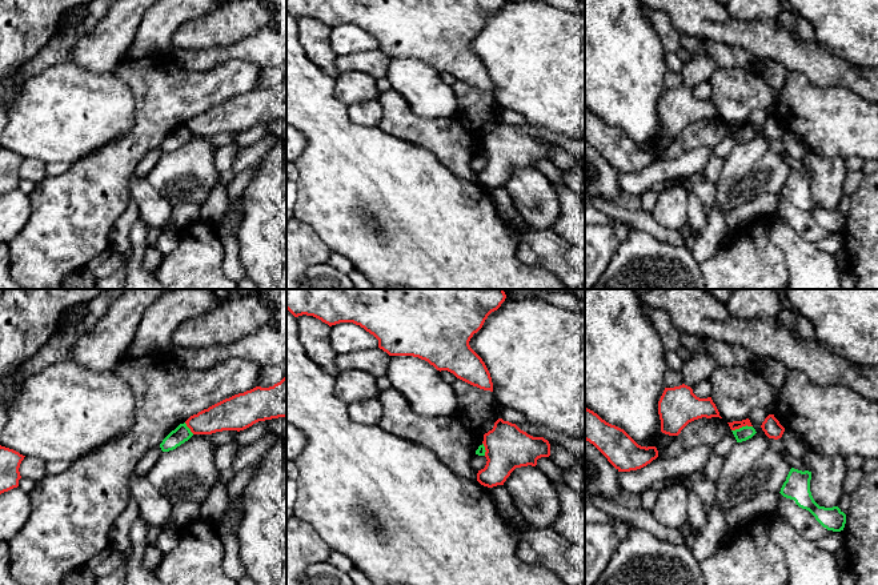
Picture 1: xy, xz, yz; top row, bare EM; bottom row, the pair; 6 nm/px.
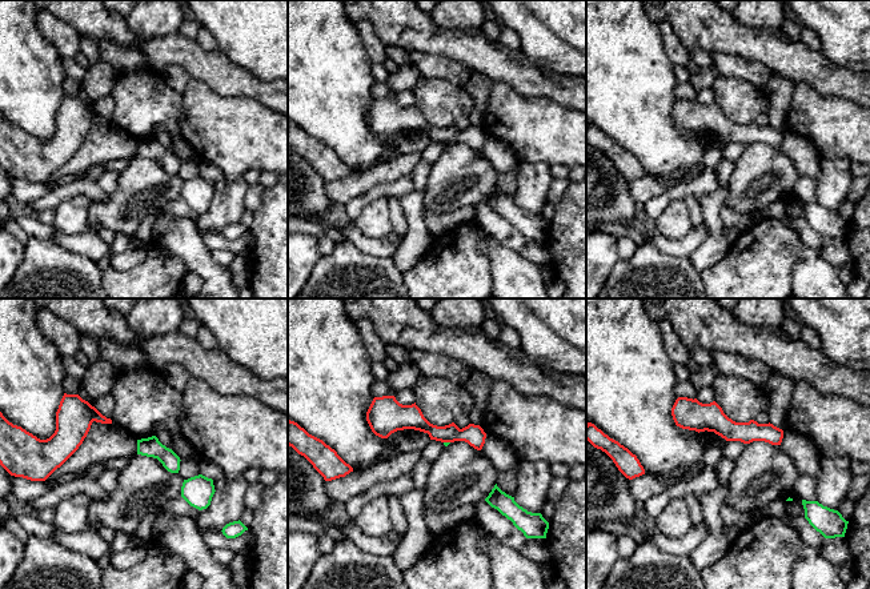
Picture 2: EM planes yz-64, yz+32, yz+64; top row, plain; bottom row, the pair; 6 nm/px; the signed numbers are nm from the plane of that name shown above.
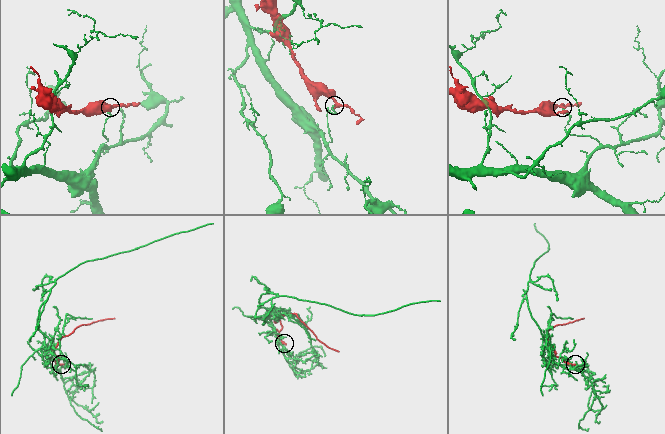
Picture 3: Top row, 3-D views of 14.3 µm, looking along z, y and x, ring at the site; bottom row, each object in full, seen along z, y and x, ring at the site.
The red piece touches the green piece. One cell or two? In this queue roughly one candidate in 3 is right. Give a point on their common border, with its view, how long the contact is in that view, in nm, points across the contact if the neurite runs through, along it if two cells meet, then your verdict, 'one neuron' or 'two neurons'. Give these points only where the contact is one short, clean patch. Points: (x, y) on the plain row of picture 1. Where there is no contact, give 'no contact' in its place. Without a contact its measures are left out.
meets red in yz at (741, 128); contact 130 nm long; border along yz (752, 127), (744, 127), (732, 132); two neurons

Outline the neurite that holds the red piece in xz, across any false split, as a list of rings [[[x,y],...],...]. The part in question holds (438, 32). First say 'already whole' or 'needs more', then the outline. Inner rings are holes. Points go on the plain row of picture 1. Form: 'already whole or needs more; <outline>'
already whole; [[[286,0],[286,11],[294,17],[313,17],[329,28],[353,24],[378,41],[378,49],[389,57],[413,57],[428,63],[437,72],[448,72],[457,80],[493,93],[490,75],[469,43],[488,17],[505,0]]]

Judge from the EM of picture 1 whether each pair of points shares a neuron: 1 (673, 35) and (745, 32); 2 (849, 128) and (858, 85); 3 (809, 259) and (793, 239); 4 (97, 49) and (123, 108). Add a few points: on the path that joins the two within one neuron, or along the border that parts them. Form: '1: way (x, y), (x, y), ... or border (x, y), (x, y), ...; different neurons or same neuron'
1: border (666, 13), (680, 35); different neurons
2: border (826, 87), (845, 87), (864, 99); different neurons
3: way (804, 253), (794, 244); same neuron
4: border (76, 64), (96, 73), (112, 71); different neurons

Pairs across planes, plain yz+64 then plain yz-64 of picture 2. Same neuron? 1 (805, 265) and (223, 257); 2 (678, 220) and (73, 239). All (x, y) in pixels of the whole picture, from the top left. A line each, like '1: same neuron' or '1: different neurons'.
1: different neurons
2: different neurons

